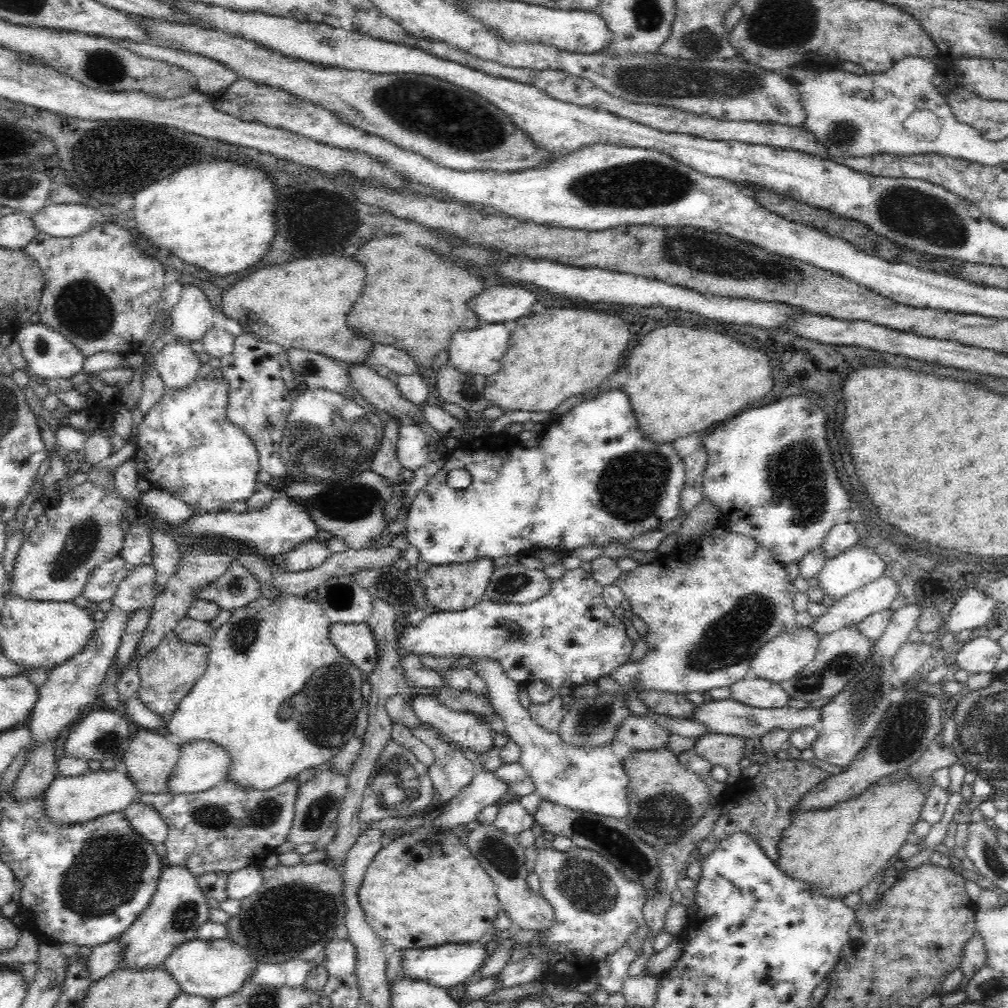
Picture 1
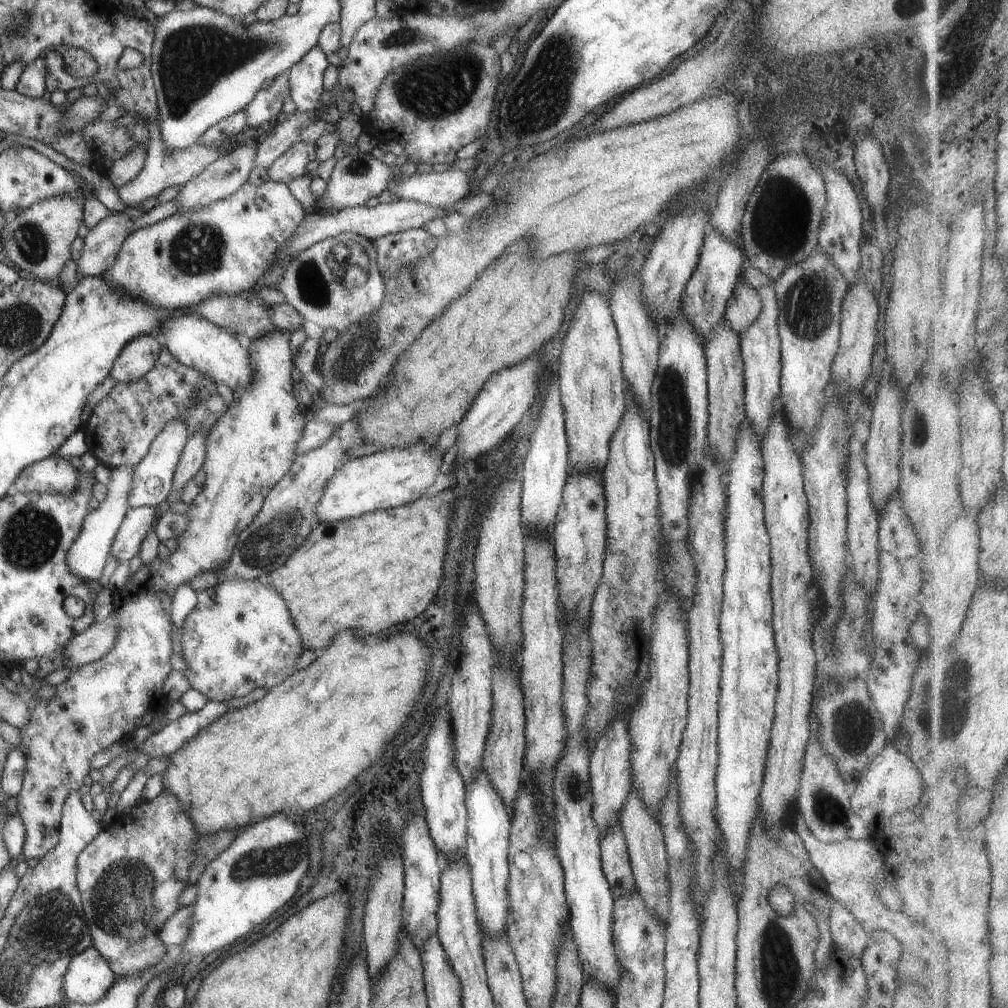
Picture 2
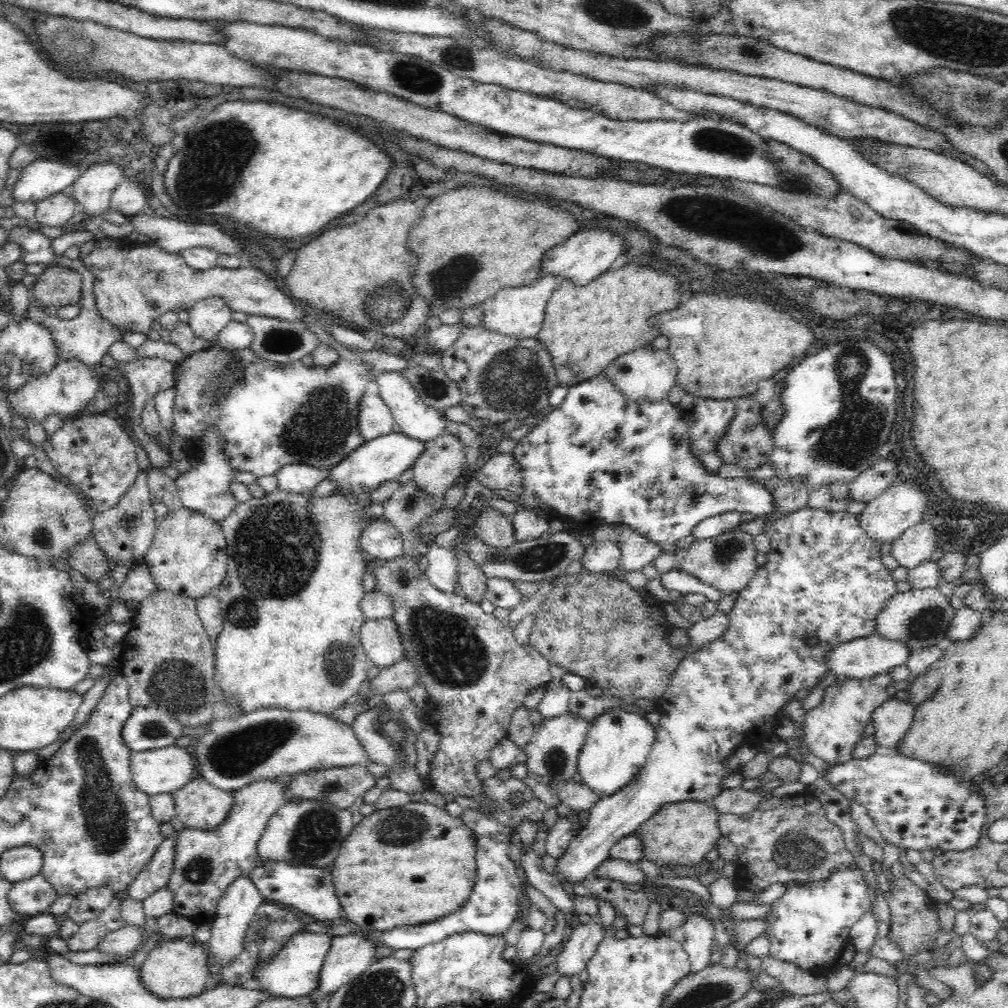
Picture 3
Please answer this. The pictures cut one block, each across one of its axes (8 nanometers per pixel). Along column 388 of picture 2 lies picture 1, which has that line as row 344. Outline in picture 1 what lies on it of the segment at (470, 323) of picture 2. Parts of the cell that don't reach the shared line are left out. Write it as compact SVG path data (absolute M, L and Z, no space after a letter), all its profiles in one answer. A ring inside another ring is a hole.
M402 235L370 240L354 254L354 260L364 264L366 280L364 280L364 290L360 300L348 312L346 324L352 328L352 331L356 330L354 332L356 335L368 339L372 344L378 343L394 346L398 350L404 349L415 361L423 380L436 382L437 374L434 374L431 368L434 357L440 350L446 350L452 335L481 325L476 313L466 307L466 302L484 290L482 279L478 279L478 275L472 274L466 266L454 264L450 260L442 260L426 248L408 246Z

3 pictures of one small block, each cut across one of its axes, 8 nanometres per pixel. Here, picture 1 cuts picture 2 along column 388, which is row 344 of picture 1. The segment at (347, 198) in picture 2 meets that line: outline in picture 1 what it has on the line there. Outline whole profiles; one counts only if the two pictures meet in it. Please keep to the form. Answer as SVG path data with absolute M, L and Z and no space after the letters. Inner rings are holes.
M180 339L164 345L156 354L155 370L164 383L164 390L184 390L200 378L201 362L190 346Z

